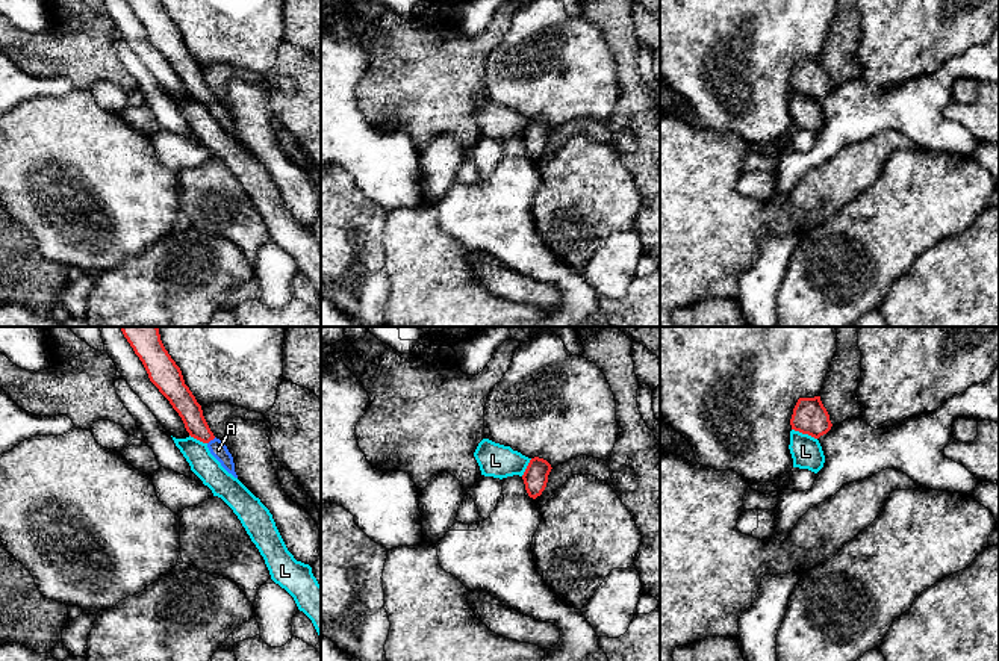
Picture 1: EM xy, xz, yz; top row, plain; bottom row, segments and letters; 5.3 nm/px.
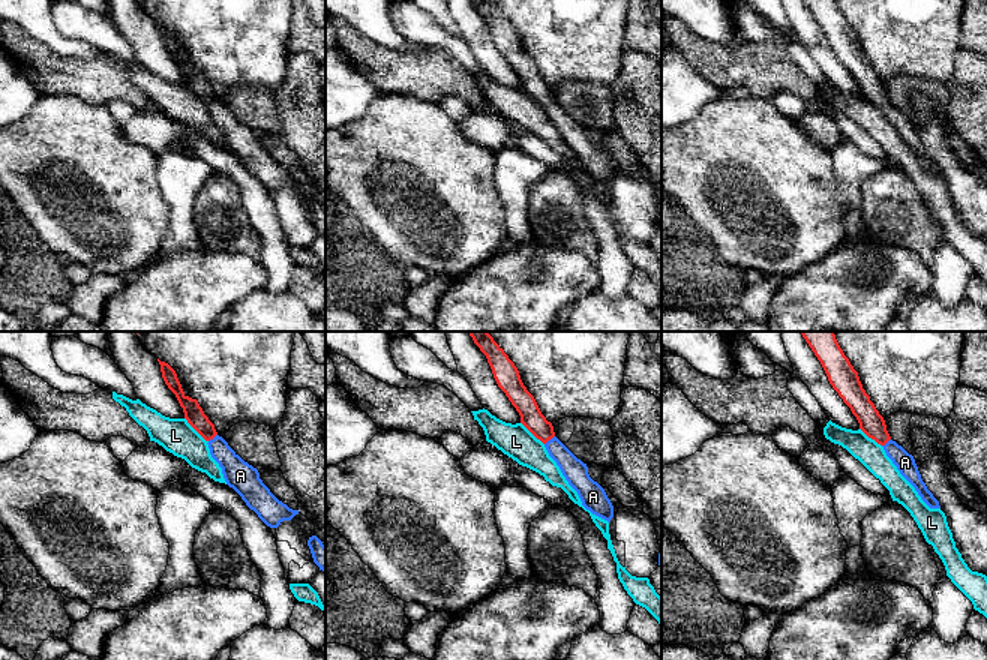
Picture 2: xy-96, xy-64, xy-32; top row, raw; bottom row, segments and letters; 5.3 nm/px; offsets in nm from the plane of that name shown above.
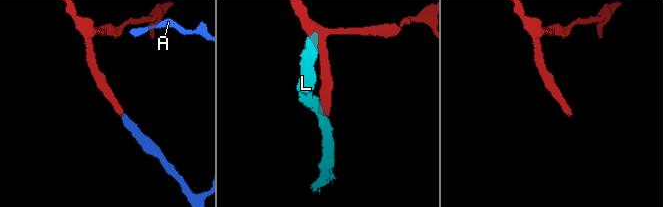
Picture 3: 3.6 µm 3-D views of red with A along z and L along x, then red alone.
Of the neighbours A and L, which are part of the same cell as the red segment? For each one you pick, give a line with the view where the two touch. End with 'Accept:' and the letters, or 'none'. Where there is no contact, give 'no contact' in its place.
A: contact in xy
Accept: A

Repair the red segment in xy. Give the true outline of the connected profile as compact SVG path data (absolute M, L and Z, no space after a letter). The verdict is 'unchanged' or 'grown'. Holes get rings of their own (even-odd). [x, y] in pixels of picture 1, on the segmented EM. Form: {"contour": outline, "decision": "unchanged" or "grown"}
{"contour": "M120 327L124 337L142 362L150 381L170 401L182 417L191 437L207 445L210 454L221 466L238 478L233 457L223 440L210 431L201 405L185 384L180 368L165 349L157 327Z", "decision": "grown"}

